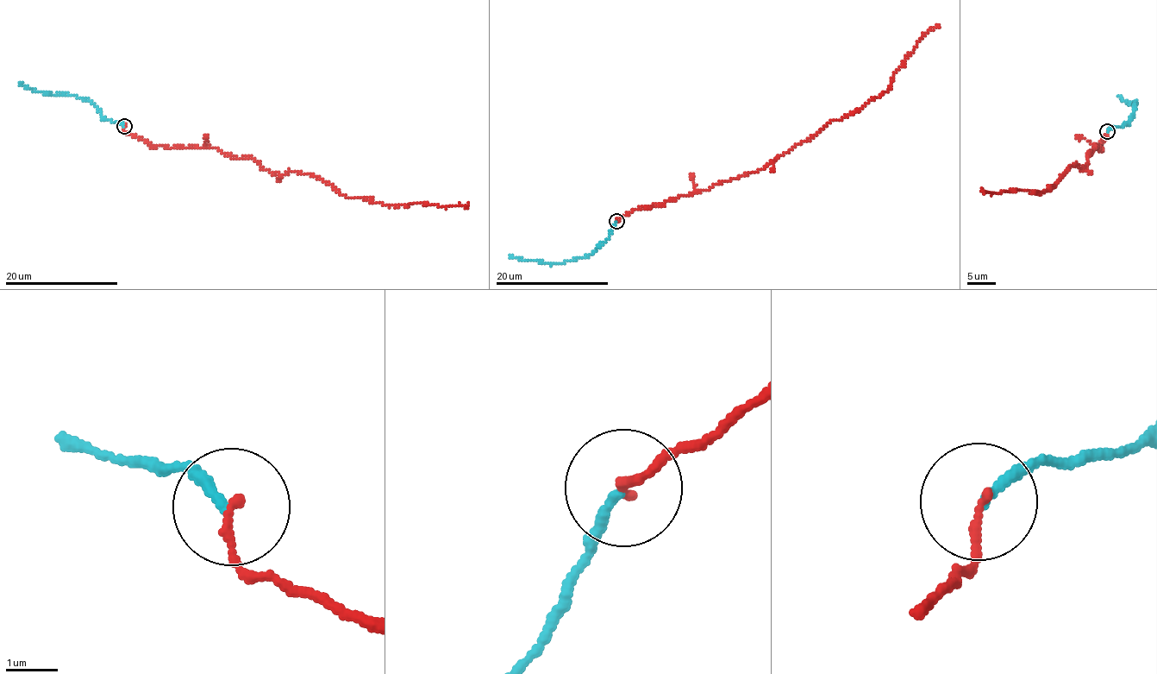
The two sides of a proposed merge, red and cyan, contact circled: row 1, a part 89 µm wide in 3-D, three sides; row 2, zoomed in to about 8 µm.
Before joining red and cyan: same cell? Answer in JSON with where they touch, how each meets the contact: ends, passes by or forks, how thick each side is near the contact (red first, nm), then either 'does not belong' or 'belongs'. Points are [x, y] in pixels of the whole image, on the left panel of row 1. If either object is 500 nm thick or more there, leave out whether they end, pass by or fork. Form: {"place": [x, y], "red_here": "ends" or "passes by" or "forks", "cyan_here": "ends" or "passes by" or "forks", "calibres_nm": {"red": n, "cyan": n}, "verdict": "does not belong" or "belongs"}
{"place": [124, 126], "red_here": "ends", "cyan_here": "ends", "calibres_nm": {"red": 160, "cyan": 190}, "verdict": "belongs"}

